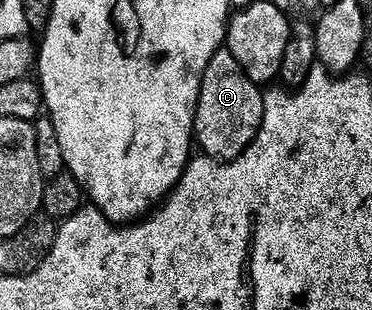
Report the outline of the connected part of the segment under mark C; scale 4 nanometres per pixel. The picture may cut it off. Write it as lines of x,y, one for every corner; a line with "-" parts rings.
221,49
210,57
206,73
202,77
200,96
196,106
196,125
194,139
209,159
231,161
237,159
254,141
260,132
264,116
265,92
246,77
242,65
234,61
234,55

